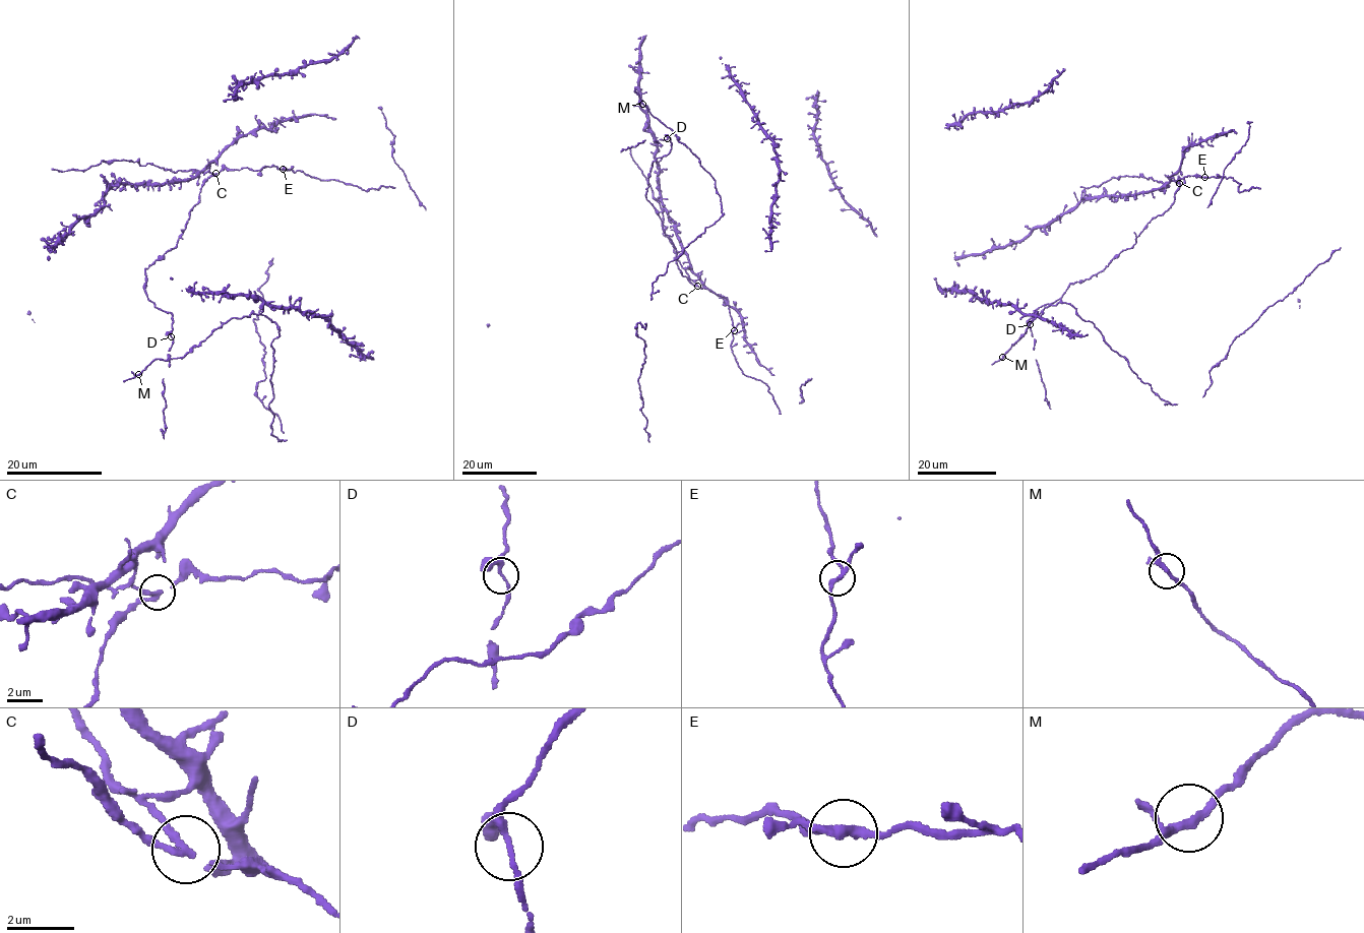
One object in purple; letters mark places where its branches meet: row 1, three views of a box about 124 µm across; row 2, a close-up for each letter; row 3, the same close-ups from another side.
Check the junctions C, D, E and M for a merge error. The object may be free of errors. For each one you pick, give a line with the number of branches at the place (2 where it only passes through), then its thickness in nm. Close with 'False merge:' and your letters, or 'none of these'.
C: 3 branches meet; 170 nm thick
False merge: C

